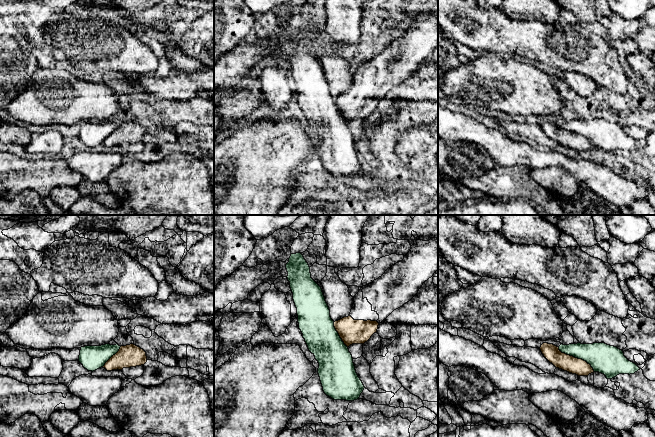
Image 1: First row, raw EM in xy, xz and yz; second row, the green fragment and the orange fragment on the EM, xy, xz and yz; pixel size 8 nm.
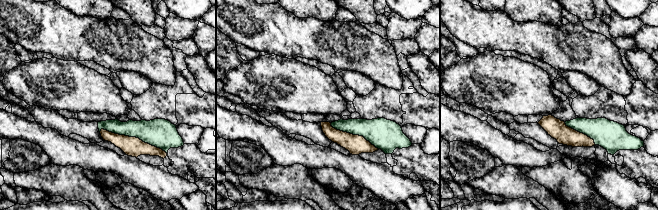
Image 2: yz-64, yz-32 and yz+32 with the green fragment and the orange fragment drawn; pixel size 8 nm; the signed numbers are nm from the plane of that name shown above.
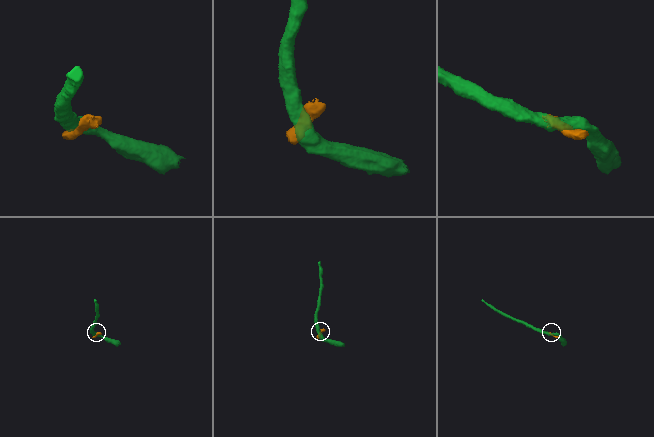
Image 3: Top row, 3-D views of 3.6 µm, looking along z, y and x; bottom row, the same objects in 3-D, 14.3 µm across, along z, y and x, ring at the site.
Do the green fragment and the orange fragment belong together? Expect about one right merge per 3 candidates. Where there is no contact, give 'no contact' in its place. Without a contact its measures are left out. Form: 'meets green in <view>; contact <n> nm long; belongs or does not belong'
meets green in yz; contact 360 nm long; does not belong

